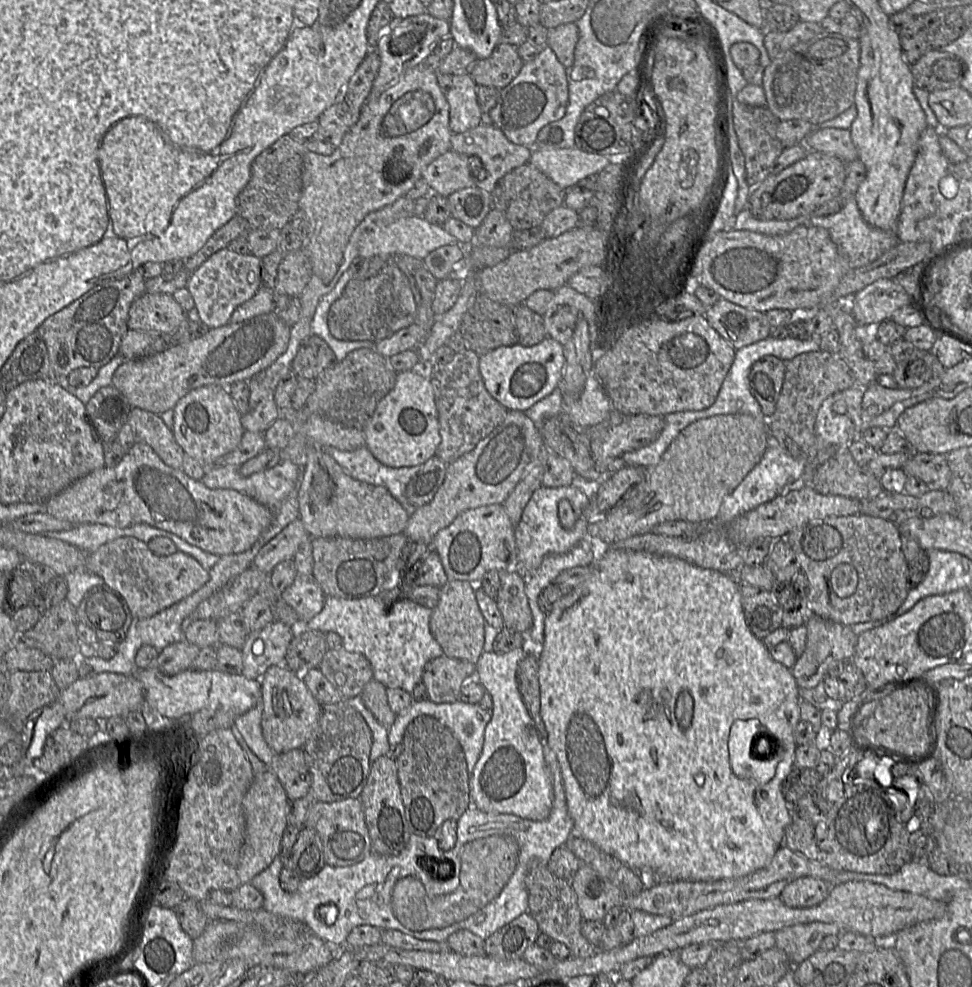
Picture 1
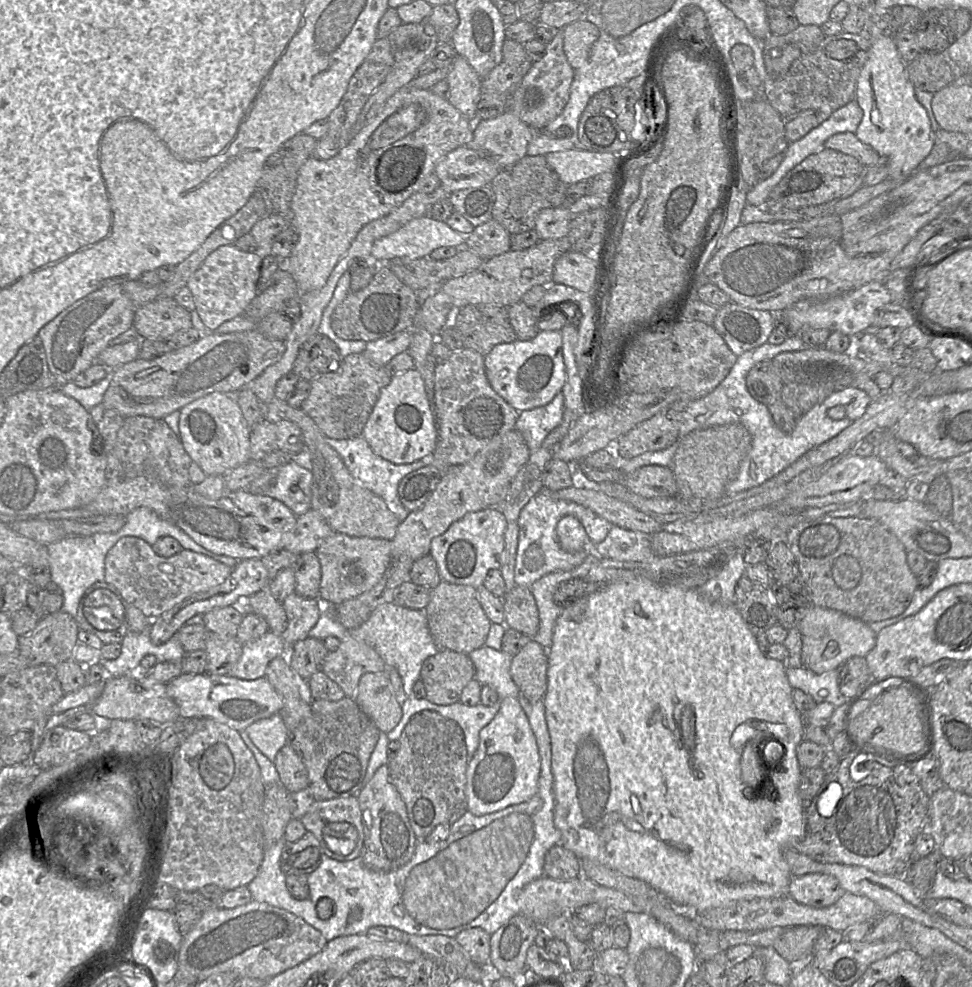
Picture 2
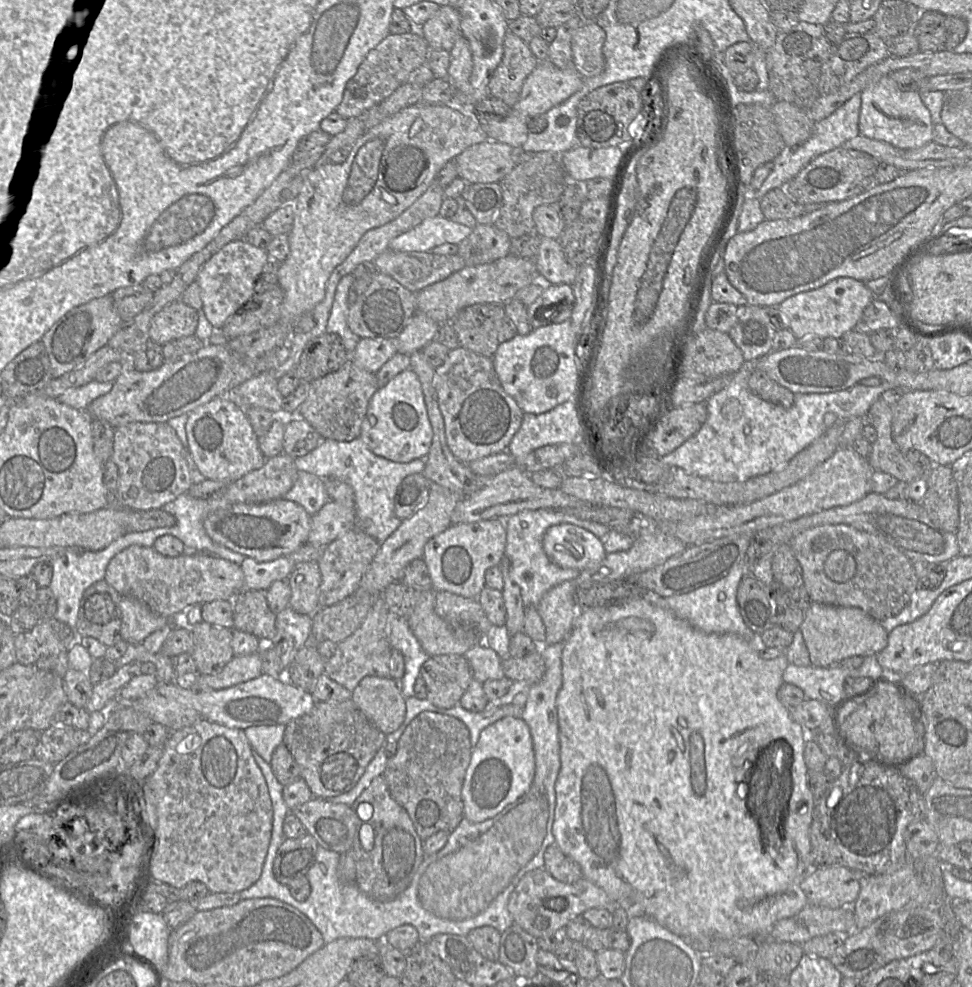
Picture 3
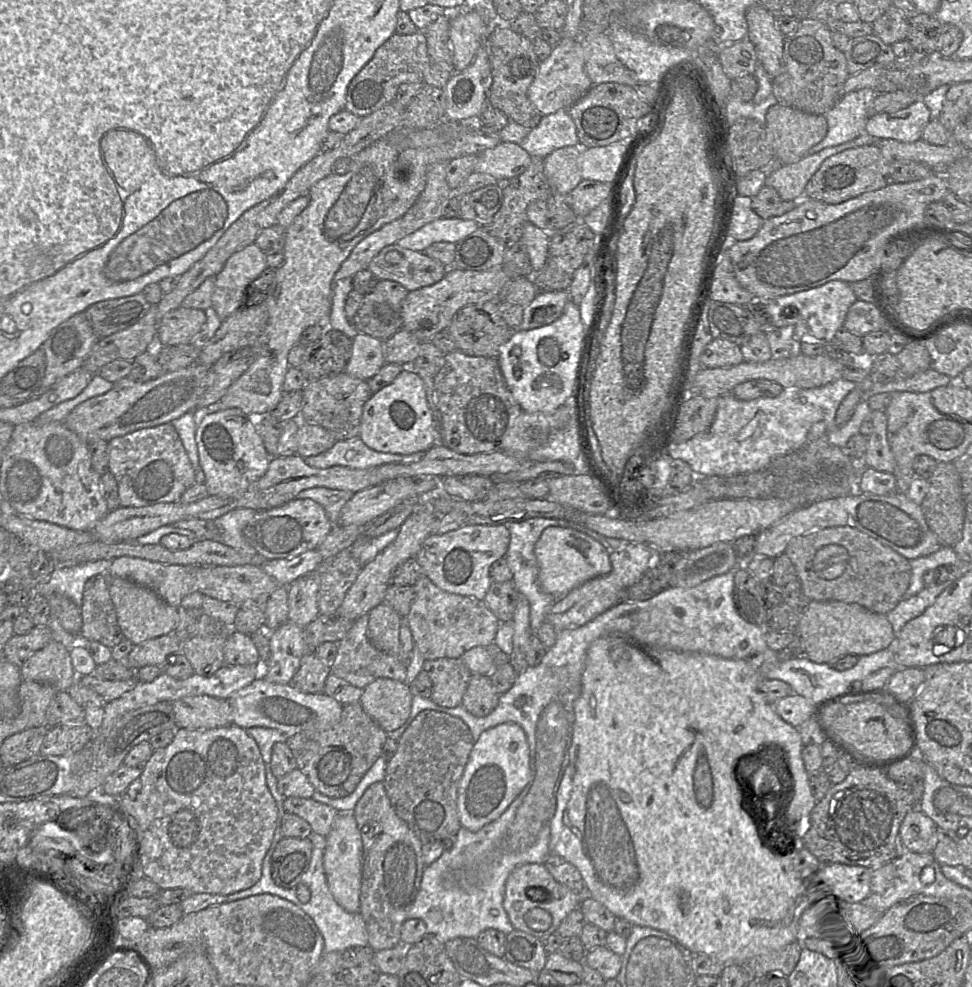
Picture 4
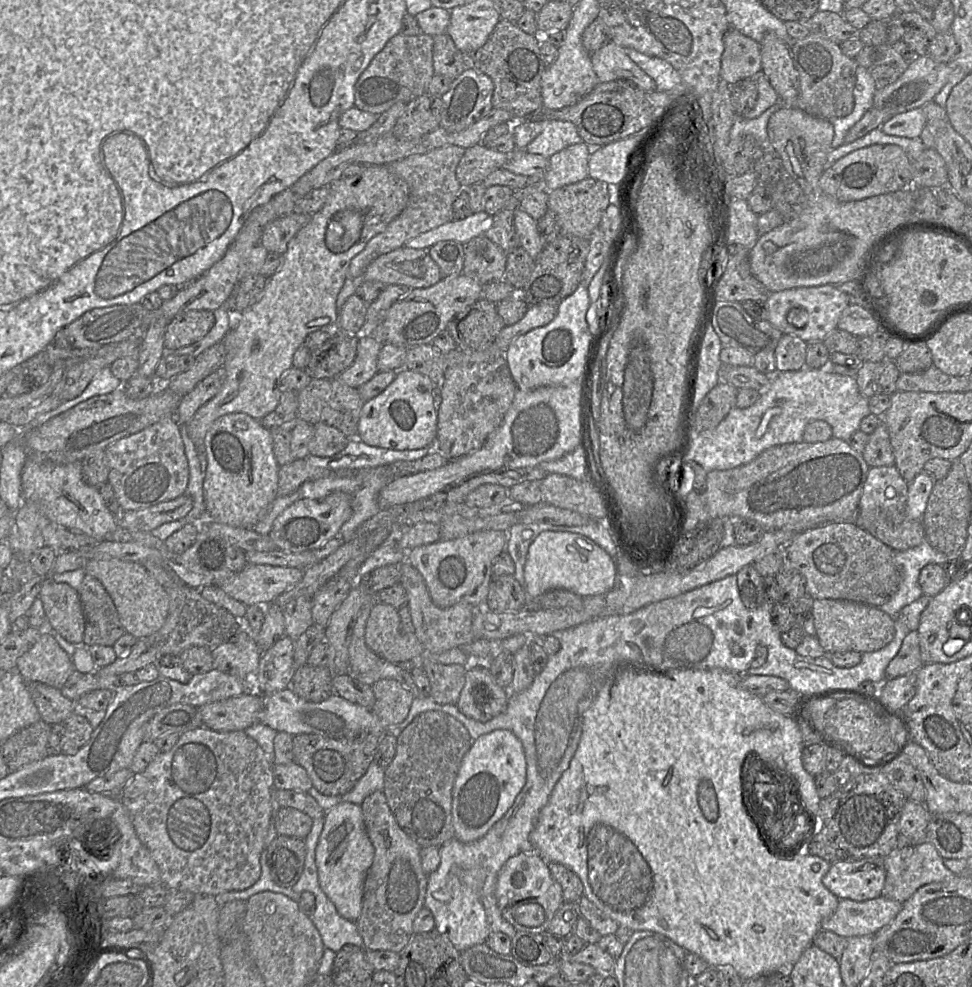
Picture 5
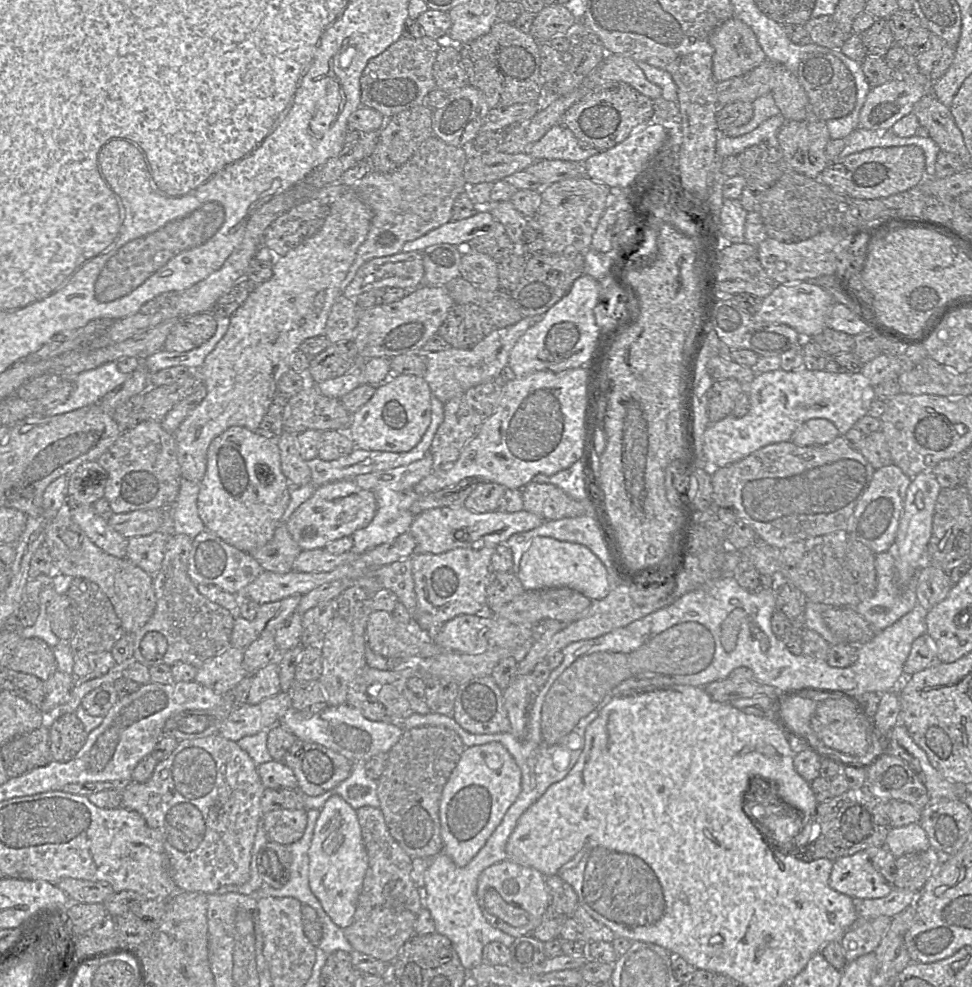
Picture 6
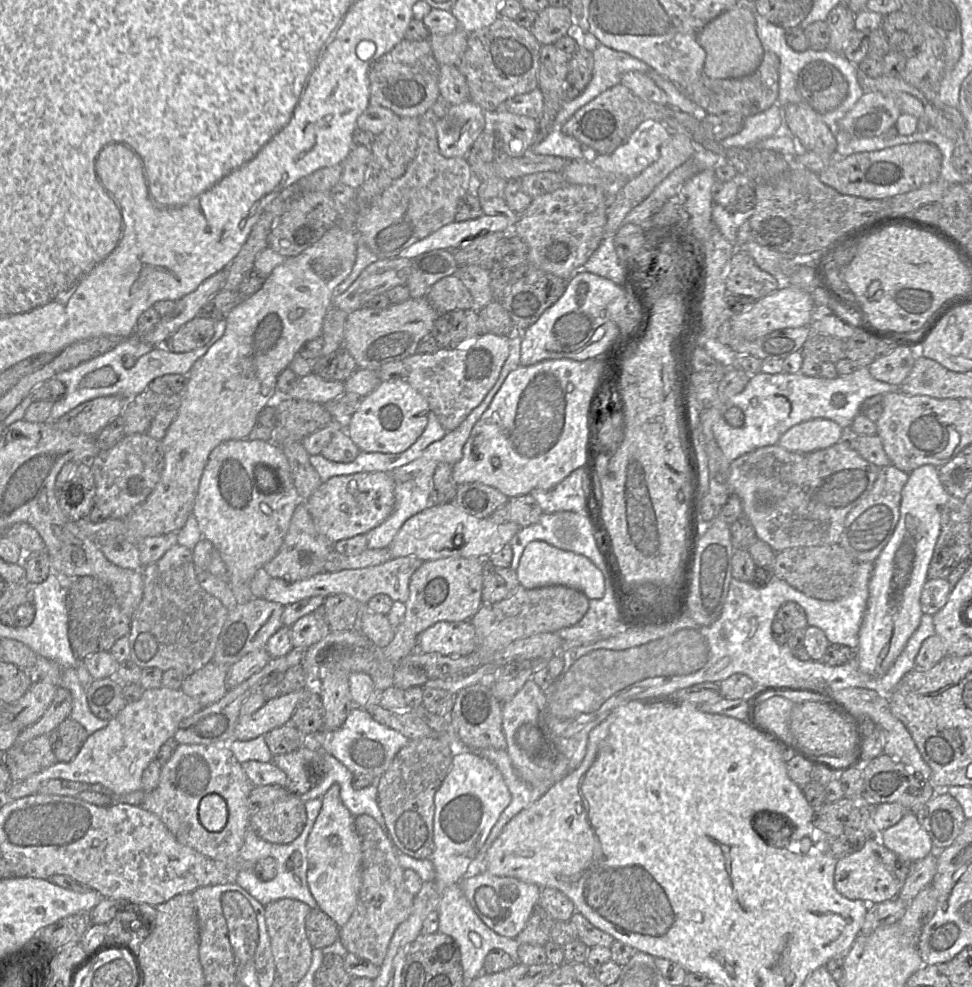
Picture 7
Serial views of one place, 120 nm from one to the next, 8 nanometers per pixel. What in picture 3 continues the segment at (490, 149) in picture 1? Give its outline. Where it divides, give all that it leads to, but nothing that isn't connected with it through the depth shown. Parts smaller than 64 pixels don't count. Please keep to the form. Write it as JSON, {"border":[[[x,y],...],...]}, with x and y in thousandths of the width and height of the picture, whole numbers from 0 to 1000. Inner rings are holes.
{"border":[[[564,61],[553,63],[551,69],[539,82],[537,91],[535,93],[534,101],[527,109],[525,109],[524,117],[514,124],[501,125],[501,127],[495,127],[497,129],[497,132],[501,136],[502,142],[519,145],[528,149],[530,152],[536,152],[536,149],[541,144],[544,136],[542,129],[544,121],[555,117],[560,117],[567,109],[579,104],[590,95],[595,93],[599,89],[600,84],[601,79],[591,70],[590,62],[588,68],[582,70],[576,70]]]}

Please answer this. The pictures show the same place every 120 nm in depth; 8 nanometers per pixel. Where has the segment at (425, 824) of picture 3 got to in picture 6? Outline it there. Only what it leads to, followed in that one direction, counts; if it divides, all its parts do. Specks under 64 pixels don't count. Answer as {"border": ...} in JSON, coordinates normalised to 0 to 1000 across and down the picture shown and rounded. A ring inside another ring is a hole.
{"border":[[[434,736],[416,740],[412,750],[399,762],[397,777],[389,789],[391,821],[402,847],[424,870],[443,870],[456,863],[453,811],[478,758],[466,740]]]}

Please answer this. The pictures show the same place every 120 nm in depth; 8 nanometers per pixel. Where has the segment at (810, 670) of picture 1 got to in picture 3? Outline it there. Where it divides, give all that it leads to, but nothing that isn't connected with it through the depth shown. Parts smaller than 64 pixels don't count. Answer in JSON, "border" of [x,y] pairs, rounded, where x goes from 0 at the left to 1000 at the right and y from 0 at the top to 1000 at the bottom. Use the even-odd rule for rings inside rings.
{"border":[[[835,610],[822,637],[826,641],[834,674],[840,676],[864,675],[867,669],[878,665],[902,664],[914,651],[914,640],[905,630],[880,615]]]}

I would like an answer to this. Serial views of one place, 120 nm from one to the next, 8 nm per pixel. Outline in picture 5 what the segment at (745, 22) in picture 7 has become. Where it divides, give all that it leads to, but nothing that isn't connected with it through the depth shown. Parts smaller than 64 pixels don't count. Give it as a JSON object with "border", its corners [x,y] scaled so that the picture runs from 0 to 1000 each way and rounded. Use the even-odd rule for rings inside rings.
{"border":[[[749,28],[744,36],[745,51],[741,79],[752,86],[783,74],[782,45],[760,31]]]}

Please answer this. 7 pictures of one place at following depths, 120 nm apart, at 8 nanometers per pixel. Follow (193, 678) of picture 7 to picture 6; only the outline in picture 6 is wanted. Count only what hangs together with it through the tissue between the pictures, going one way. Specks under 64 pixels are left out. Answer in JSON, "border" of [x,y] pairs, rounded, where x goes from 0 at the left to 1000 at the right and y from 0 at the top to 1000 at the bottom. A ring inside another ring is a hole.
{"border":[[[236,655],[204,676],[200,690],[230,704],[254,684],[250,676],[251,659]]]}

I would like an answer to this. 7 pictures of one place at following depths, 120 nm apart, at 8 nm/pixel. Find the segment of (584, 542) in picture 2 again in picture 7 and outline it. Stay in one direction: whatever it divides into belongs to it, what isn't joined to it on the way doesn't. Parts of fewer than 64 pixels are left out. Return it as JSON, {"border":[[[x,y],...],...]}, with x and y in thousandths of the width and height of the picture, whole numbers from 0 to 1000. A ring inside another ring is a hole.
{"border":[[[560,548],[545,549],[536,562],[531,582],[534,591],[541,597],[579,593],[599,599],[606,608],[618,607],[622,601],[620,581],[604,564],[577,557]]]}

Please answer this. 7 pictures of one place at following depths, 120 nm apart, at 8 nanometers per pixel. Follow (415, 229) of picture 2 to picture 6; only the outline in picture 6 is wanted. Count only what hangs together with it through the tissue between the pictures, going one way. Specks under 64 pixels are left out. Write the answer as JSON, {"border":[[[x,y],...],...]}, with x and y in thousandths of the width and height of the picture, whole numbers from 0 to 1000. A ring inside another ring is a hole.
{"border":[[[503,210],[494,211],[486,220],[473,224],[463,224],[448,231],[437,238],[418,245],[414,255],[435,255],[439,250],[449,247],[464,247],[471,249],[502,236],[509,225]]]}

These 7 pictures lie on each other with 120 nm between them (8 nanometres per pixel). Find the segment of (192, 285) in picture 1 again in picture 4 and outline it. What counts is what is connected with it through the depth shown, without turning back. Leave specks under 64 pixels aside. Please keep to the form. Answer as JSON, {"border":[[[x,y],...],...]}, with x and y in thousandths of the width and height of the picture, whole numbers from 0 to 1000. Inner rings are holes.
{"border":[[[261,246],[242,255],[221,280],[218,310],[229,325],[251,311],[253,293],[275,271],[273,256]]]}

